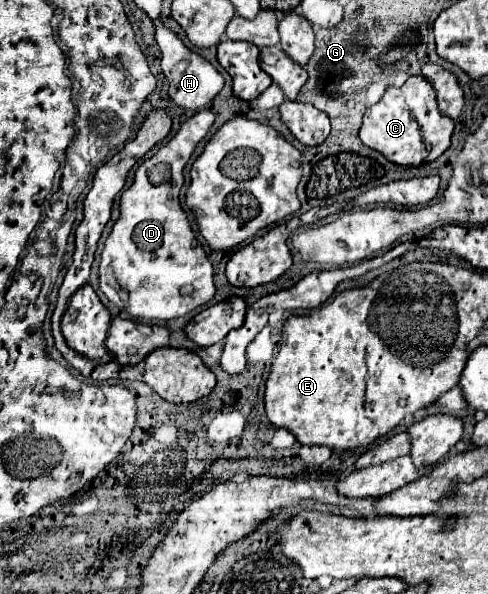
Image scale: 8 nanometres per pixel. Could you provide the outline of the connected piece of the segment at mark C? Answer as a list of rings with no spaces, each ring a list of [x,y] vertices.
[[[421,75],[409,77],[403,87],[387,87],[379,103],[371,105],[363,115],[359,139],[385,159],[403,167],[419,167],[435,161],[451,145],[453,121],[439,113],[433,87]]]

